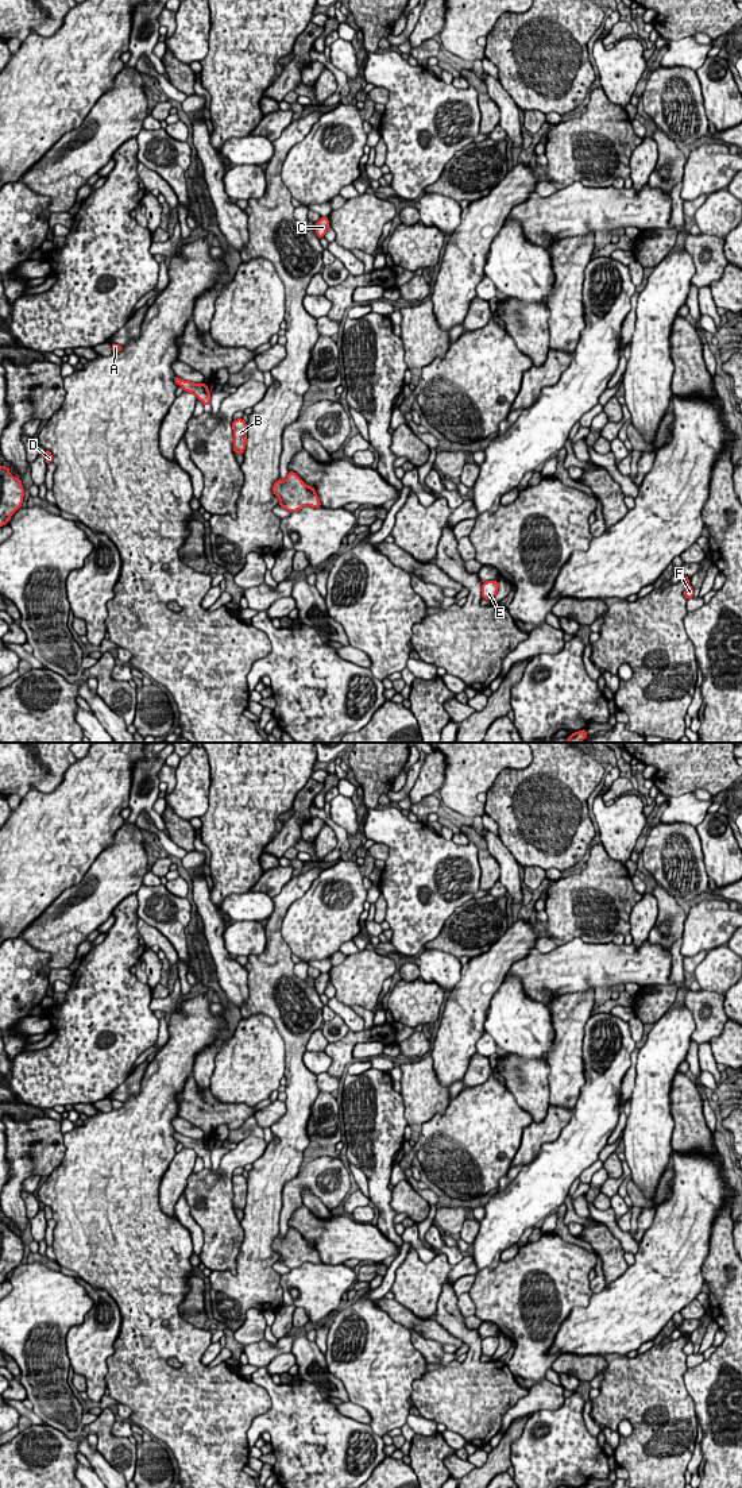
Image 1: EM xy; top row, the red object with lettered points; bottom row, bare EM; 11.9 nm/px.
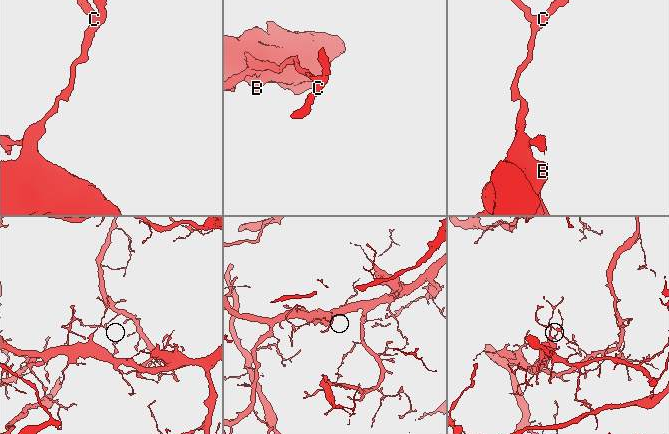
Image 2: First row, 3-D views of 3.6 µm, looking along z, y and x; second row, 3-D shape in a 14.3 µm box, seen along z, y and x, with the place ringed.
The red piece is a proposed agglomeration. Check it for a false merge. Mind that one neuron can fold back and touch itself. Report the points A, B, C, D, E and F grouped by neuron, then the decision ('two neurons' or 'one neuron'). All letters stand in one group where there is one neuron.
groups A B C D E F; one neuron

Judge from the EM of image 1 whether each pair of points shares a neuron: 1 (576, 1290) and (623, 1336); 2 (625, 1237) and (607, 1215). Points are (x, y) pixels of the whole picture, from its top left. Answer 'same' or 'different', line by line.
1: different
2: same

